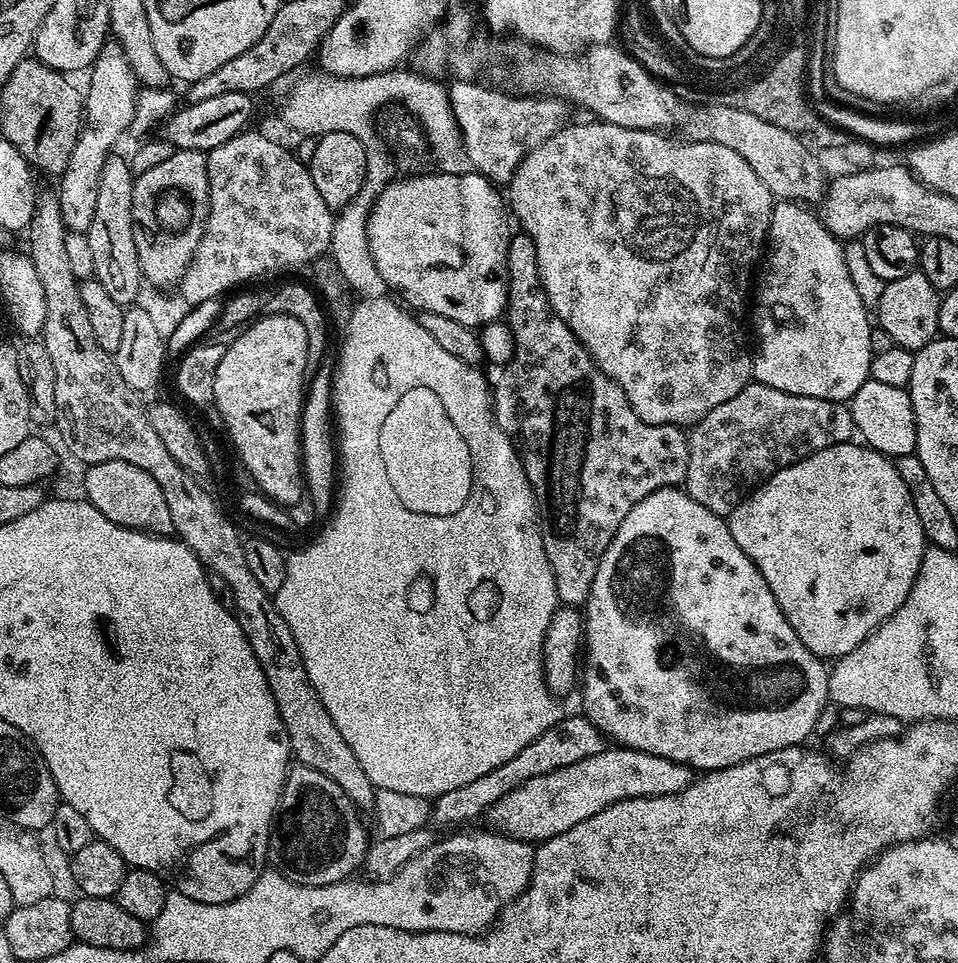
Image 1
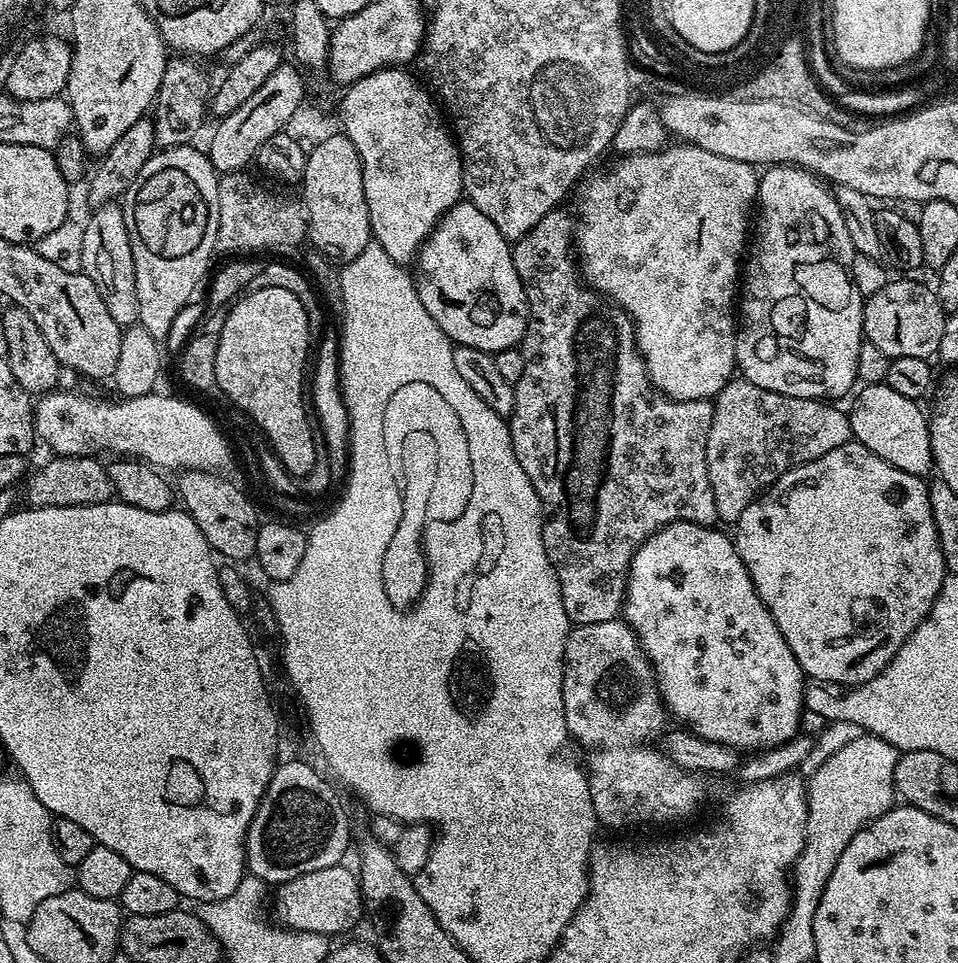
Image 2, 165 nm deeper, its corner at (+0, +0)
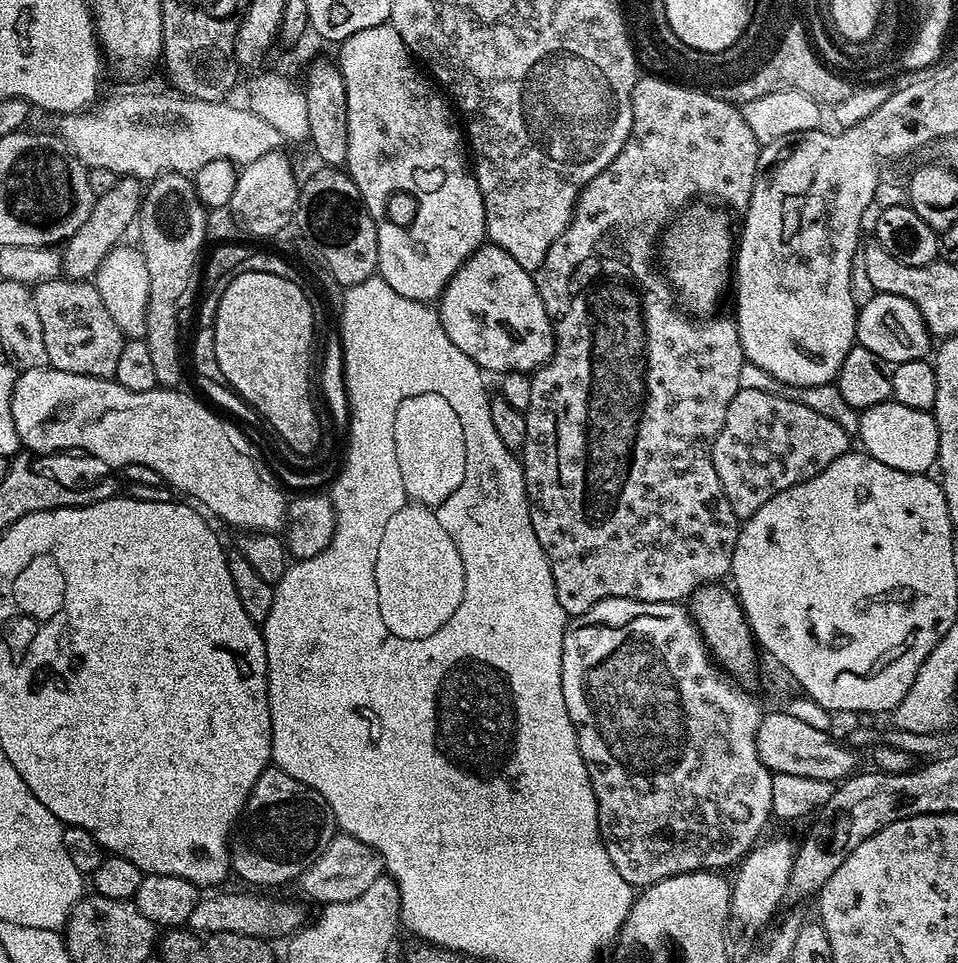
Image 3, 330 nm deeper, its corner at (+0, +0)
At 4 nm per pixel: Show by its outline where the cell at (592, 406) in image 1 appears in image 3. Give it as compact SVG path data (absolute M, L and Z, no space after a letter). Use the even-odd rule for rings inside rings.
M651 74L641 75L637 79L632 91L632 132L626 138L622 150L618 150L614 162L610 162L602 174L584 185L576 208L572 211L572 221L566 230L562 230L562 234L558 234L558 238L554 238L546 258L542 258L542 266L538 266L534 273L542 306L546 306L546 314L552 318L556 349L547 364L531 373L530 406L523 412L526 418L526 446L522 453L522 467L530 506L530 522L552 567L558 602L569 618L586 614L586 610L606 598L671 604L687 601L693 592L705 584L723 581L731 573L734 546L738 542L742 523L722 490L722 482L718 482L718 473L714 471L712 461L714 438L718 438L718 430L722 430L722 422L726 422L726 410L730 410L734 394L741 389L738 374L746 361L742 342L738 338L738 326L732 318L693 318L681 311L672 285L657 269L657 273L652 269L652 256L654 260L654 249L668 225L676 219L681 209L691 205L697 198L707 198L721 205L729 204L724 205L729 209L747 208L756 181L756 167L762 145L754 138L750 122L746 122L743 111L737 105L716 98L699 86L687 88L684 84L671 84L666 79L663 75Z

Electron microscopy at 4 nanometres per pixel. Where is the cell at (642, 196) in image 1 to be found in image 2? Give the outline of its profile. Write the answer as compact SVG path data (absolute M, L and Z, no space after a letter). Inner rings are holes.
M683 142L669 143L667 146L659 148L656 152L633 152L631 154L624 154L617 160L620 161L618 161L617 164L610 165L605 172L593 171L591 174L585 175L578 184L578 193L580 192L581 198L584 199L578 201L576 208L574 207L574 216L576 219L574 224L574 256L578 261L579 275L582 277L583 283L591 288L593 292L600 293L601 296L607 298L611 303L615 304L617 308L621 308L623 312L632 319L632 325L636 331L636 345L640 351L641 358L644 359L644 365L648 371L648 376L652 380L652 387L655 388L657 392L662 393L663 396L670 397L672 400L712 400L728 385L728 381L733 379L734 373L737 371L736 329L738 327L738 320L734 315L734 305L738 300L738 277L742 272L741 260L745 255L746 245L750 240L750 232L748 236L748 215L750 215L751 212L753 215L754 205L757 203L758 193L760 191L757 169L746 162L734 162L734 158L722 158L722 154L710 154L710 150L702 150L698 146L685 144Z

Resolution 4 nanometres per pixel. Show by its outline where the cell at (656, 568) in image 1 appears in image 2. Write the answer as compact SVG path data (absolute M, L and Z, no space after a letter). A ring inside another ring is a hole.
M676 520L646 540L628 567L622 619L632 627L652 663L660 698L671 719L681 720L693 735L722 746L737 750L776 748L801 731L806 677L770 610L758 598L733 537L718 529Z

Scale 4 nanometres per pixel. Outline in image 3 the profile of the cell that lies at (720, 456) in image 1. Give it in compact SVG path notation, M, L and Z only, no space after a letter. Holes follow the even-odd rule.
M741 388L734 394L734 402L730 402L730 410L726 410L726 422L722 422L718 438L714 438L714 471L734 514L742 522L749 520L758 506L770 502L774 494L814 478L834 458L850 451L850 434L838 422L818 414L818 410L810 410L799 398L791 400L780 395L779 391Z

